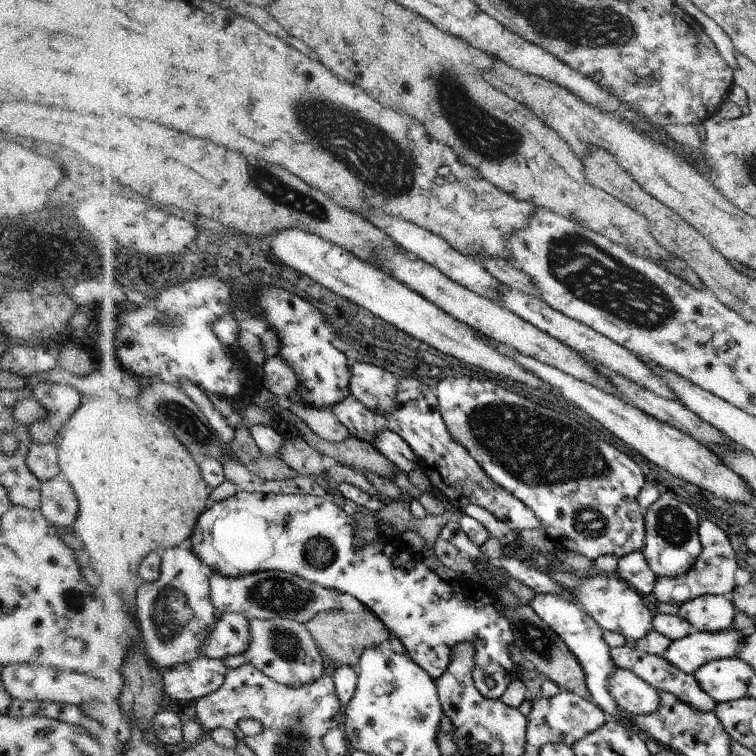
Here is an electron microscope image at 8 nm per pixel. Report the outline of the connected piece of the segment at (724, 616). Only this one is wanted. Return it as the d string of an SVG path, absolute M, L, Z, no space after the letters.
M703 595L681 605L678 615L683 620L686 620L693 630L718 633L719 631L726 631L732 628L734 606L732 606L730 600L726 600L726 596L724 595Z

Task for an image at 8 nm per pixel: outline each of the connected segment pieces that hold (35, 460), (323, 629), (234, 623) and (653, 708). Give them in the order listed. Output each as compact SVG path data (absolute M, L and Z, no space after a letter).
M52 443L48 445L34 444L27 456L27 466L40 483L61 476L58 461L58 447Z
M370 610L355 614L352 611L324 612L307 624L308 630L314 634L317 645L329 658L338 665L348 665L356 668L367 649L380 646L389 641L387 627Z
M226 612L208 638L208 646L202 648L204 657L225 659L242 656L252 642L252 624L244 614Z
M617 669L608 680L608 687L618 707L628 716L654 714L660 707L658 691L628 670Z

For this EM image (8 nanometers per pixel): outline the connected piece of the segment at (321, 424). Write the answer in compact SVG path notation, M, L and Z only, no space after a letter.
M288 402L287 407L305 422L308 422L312 429L325 440L334 443L346 442L352 437L350 428L338 418L335 413L320 408L310 408L304 402Z

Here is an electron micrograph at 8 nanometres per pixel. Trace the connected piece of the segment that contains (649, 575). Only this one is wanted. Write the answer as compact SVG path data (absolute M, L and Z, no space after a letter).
M640 551L618 558L616 574L620 579L630 584L639 594L651 594L657 577L645 564L646 560Z

